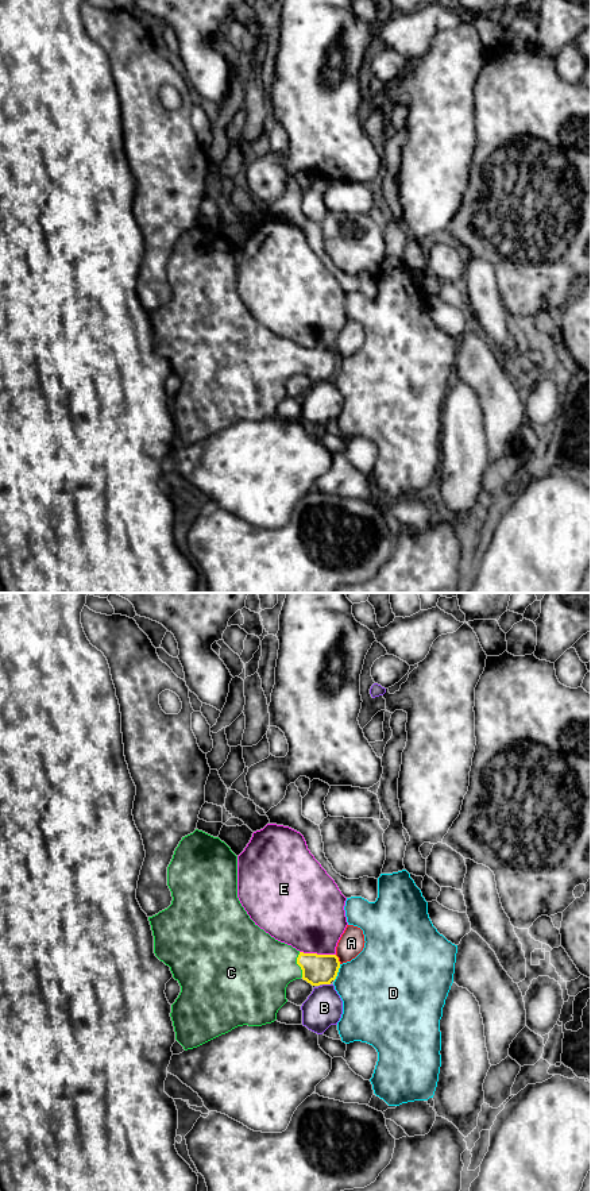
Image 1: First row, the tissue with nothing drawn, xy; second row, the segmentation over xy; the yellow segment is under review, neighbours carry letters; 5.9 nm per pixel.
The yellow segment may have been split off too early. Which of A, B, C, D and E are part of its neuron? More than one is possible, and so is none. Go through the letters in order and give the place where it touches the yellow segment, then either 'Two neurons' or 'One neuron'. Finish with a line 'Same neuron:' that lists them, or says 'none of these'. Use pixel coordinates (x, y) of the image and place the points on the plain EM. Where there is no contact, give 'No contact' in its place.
A: Touches yellow at xy (338, 354). Two neurons
B: Touches yellow at xy (327, 378). Two neurons
C: Touches yellow at xy (297, 358). One neuron
D: Touches yellow at xy (336, 367). Two neurons
E: Touches yellow at xy (316, 349). Two neurons
Same neuron: C

